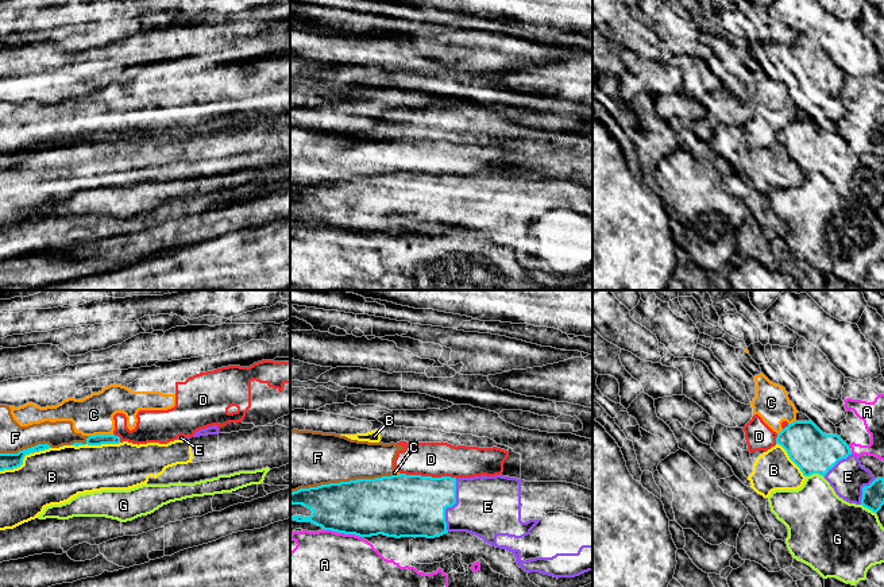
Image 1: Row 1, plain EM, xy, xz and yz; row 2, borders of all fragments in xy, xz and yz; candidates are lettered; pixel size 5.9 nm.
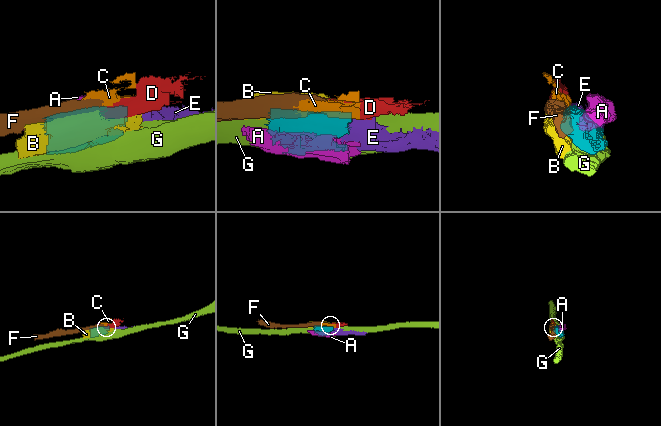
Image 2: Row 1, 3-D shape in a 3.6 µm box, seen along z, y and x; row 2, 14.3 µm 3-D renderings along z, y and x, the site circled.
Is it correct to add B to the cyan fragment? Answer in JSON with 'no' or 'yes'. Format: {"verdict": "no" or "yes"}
{"verdict": "no"}

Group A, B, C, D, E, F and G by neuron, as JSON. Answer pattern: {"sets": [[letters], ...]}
{"sets": [["A"], ["B"], ["C", "D", "F"], ["E"], ["G"]]}

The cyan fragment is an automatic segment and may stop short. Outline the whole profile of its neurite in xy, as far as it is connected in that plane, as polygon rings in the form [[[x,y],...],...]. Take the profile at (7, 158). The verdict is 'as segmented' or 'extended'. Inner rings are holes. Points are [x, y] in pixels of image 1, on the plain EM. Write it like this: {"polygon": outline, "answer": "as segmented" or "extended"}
{"polygon": [[[38,142],[35,144],[19,148],[18,151],[0,151],[0,169],[18,166],[23,162],[26,152],[49,146],[51,146],[49,142]]], "answer": "as segmented"}

